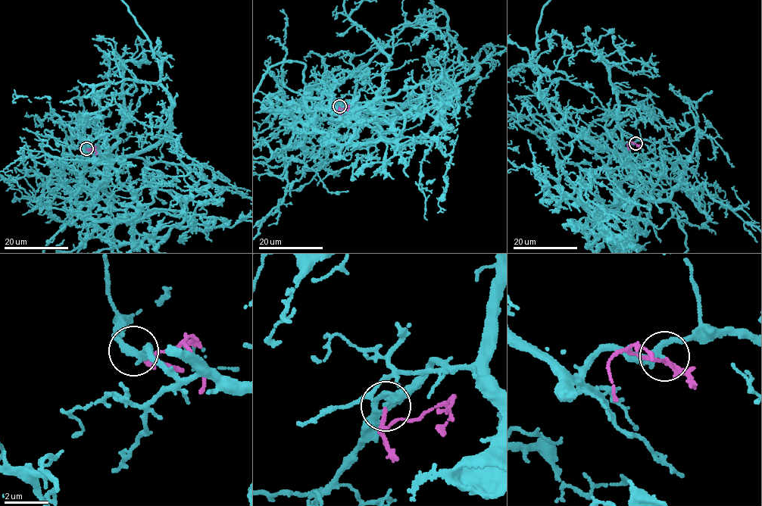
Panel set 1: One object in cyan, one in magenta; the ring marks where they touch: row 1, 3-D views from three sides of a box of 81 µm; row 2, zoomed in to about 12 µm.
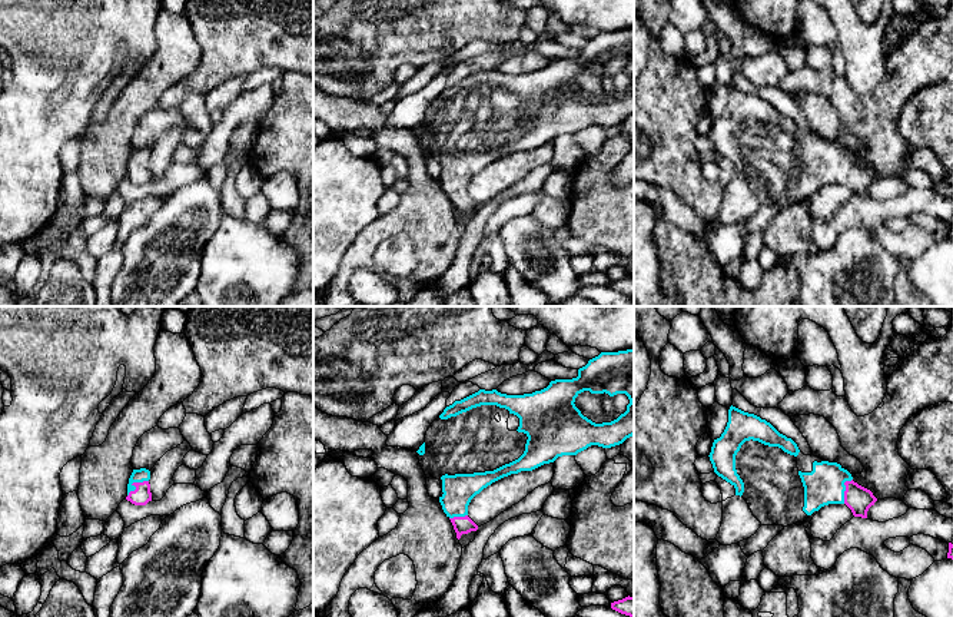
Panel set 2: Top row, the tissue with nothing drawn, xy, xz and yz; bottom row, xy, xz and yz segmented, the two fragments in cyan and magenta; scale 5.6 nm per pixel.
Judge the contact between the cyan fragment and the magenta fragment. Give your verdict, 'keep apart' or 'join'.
join

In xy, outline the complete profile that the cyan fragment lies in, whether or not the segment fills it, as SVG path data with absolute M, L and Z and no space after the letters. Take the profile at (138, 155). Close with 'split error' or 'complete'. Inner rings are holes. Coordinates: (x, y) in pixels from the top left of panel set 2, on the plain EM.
M146 147L133 149L127 163L126 179L135 185L146 185L149 180L152 180L149 159L150 159L149 149Z; split error

